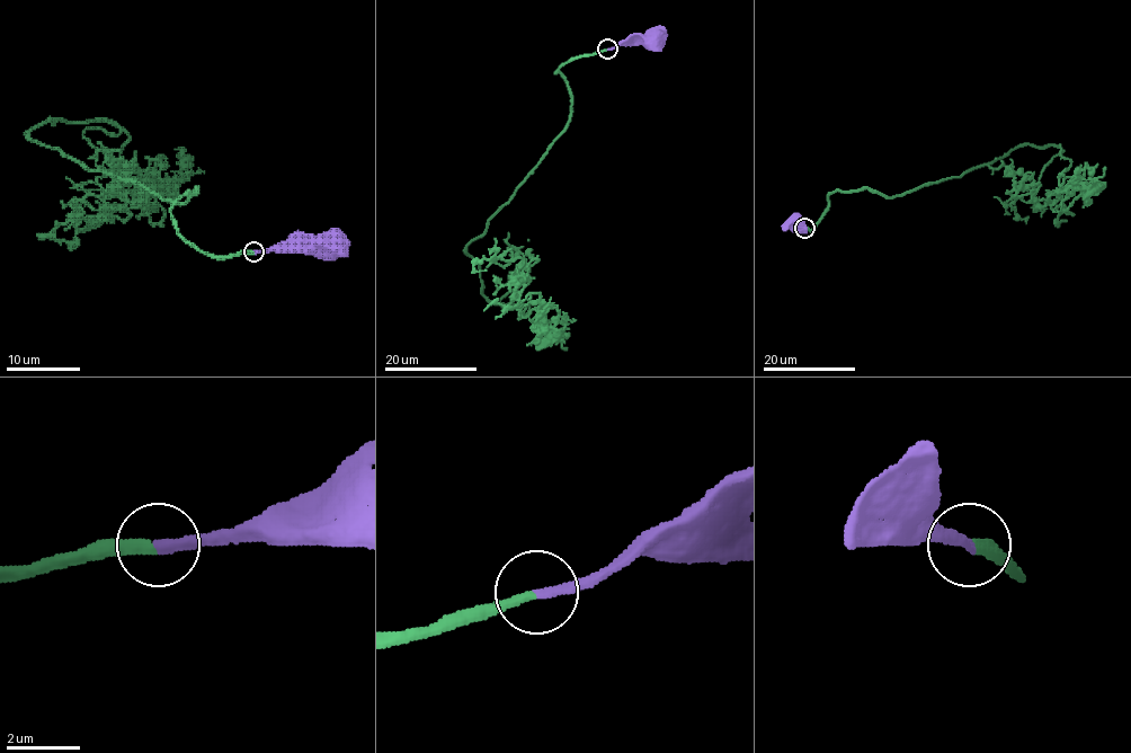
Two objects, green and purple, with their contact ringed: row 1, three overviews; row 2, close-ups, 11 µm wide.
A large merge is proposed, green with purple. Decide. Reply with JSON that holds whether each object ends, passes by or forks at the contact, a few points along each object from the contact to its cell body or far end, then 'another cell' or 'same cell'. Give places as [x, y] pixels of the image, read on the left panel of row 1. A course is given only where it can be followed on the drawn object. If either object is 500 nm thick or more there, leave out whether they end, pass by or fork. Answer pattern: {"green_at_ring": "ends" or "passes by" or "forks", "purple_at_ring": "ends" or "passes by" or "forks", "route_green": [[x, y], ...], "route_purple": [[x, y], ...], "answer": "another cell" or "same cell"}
{"green_at_ring": "ends", "purple_at_ring": "ends", "route_green": [[254, 253], [47, 120], [119, 129], [82, 134], [119, 188], [61, 245]], "route_purple": [[254, 253], [332, 242]], "answer": "same cell"}

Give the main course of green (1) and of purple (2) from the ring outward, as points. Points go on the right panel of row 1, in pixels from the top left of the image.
1: (806, 228), (837, 191), (900, 196), (1021, 145), (1059, 147), (1036, 184), (1006, 193), (1026, 223)
2: (806, 228), (790, 223), (796, 222)

